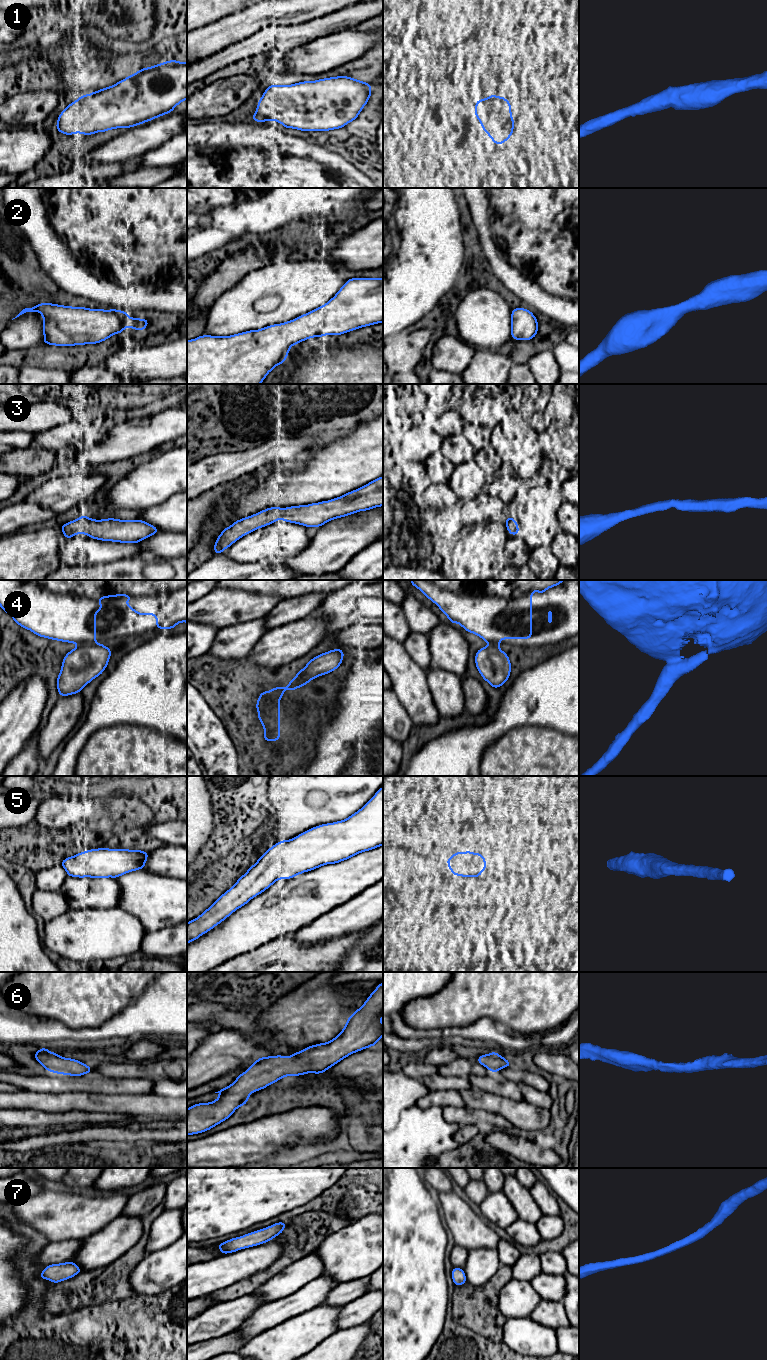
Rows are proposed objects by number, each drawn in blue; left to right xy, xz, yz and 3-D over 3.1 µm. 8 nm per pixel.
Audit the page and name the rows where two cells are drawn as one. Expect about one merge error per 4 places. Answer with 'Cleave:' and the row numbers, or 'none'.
Cleave: 4

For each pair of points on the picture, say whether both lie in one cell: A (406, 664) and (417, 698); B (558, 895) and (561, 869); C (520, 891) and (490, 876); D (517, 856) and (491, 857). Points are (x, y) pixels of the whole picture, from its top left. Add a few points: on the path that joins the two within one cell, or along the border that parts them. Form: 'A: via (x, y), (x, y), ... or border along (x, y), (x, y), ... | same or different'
A: via (406, 672), (412, 690) | same
B: border along (543, 867), (568, 887) | different
C: via (513, 891), (505, 889), (497, 882) | same
D: via (511, 856), (497, 857) | same

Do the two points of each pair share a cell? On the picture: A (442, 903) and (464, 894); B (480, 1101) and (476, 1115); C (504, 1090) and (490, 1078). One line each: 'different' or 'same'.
A: different
B: different
C: same

